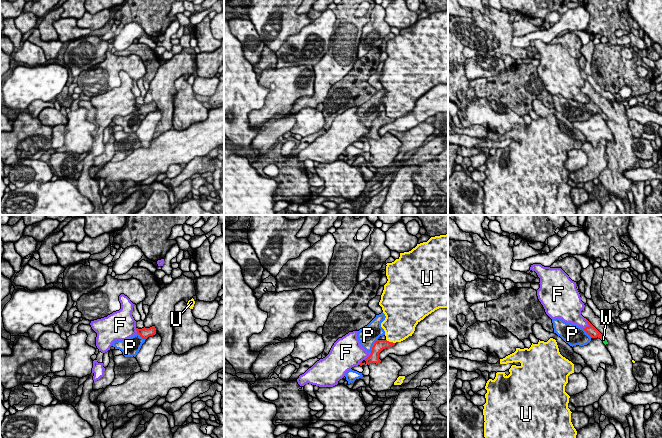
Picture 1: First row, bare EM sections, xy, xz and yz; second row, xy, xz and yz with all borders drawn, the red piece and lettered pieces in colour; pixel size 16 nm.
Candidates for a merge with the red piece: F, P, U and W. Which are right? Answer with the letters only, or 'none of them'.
W

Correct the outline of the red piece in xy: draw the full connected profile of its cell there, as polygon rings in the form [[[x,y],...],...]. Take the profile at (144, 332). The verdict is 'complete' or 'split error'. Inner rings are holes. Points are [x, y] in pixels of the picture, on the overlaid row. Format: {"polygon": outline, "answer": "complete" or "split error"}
{"polygon": [[[152,326],[150,328],[142,328],[142,329],[138,329],[136,328],[137,334],[140,335],[140,337],[142,337],[143,339],[147,339],[149,336],[153,336],[156,334],[156,328],[155,326]]], "answer": "complete"}

